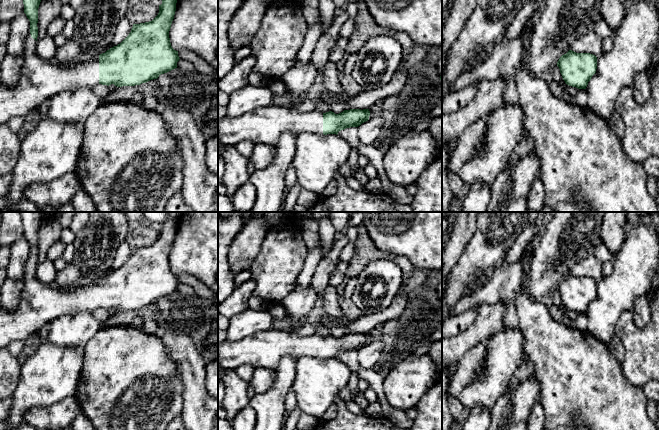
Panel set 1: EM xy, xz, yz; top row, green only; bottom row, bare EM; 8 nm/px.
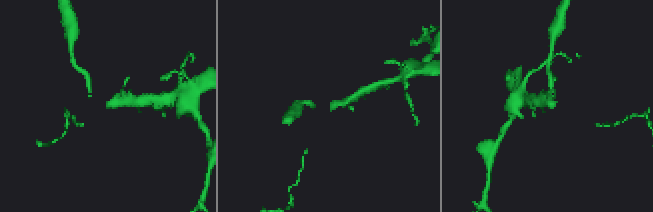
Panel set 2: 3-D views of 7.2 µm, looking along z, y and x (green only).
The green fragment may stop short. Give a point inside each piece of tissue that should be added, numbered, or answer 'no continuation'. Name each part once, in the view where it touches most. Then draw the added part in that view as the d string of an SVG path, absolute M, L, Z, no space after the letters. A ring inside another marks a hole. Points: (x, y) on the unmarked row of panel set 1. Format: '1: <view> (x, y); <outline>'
1: xy (39, 303); M30 256L24 264L23 291L20 295L18 307L9 312L3 306L0 308L0 349L10 342L25 340L38 332L47 322L71 315L77 312L95 312L99 309L99 279L82 282L71 289L54 288L41 282L36 276L37 265L31 261Z

